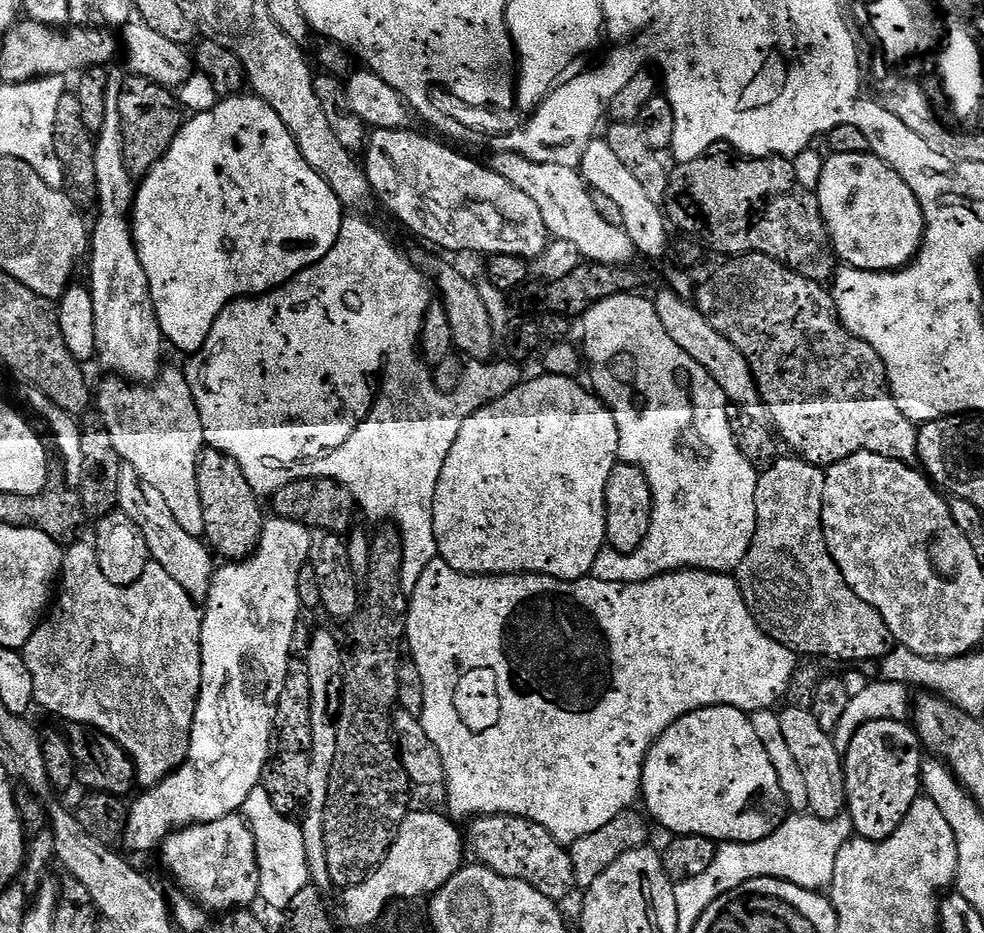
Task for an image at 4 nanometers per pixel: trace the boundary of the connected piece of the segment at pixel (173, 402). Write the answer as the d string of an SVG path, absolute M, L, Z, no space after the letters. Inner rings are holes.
M165 367L155 380L146 384L133 384L119 378L108 379L112 380L102 381L100 389L97 387L94 392L94 408L100 411L100 420L108 431L107 443L120 455L123 463L129 464L138 473L142 483L158 497L159 503L166 505L170 514L174 514L174 522L178 522L178 526L182 526L186 534L203 537L202 500L198 498L198 466L200 455L206 450L204 427L183 371L179 367Z

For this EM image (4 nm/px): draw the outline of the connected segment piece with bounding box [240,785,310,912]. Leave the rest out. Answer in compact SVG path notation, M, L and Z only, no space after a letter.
M263 785L250 792L240 812L255 836L259 866L259 899L280 912L287 911L290 902L310 884L305 850L306 838L301 825L297 821L292 822L291 817L279 812Z

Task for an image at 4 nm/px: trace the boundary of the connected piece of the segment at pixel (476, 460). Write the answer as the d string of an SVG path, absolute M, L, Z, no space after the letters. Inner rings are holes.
M539 374L533 380L525 379L505 397L490 402L484 408L471 412L450 446L450 454L442 466L438 486L434 490L434 538L439 559L445 560L454 570L465 572L467 576L514 576L531 574L549 576L559 580L582 580L591 573L594 558L605 551L606 534L606 482L618 462L618 426L614 414L605 406L595 391L583 388L579 379L570 376L550 376Z

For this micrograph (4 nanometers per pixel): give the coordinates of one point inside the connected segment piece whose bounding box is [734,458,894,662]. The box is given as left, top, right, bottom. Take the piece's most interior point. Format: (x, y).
(791, 585)

